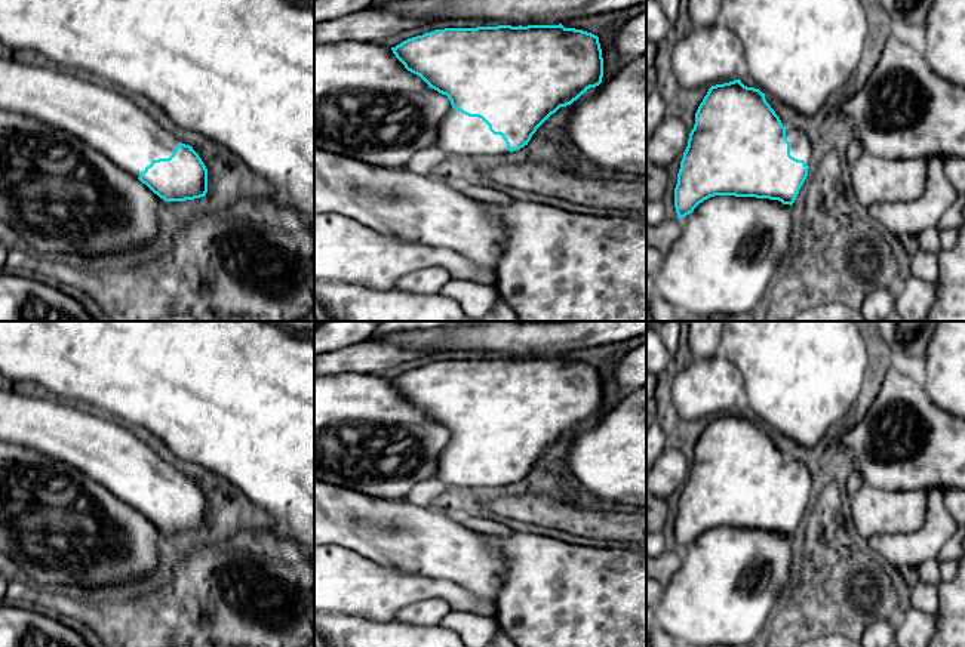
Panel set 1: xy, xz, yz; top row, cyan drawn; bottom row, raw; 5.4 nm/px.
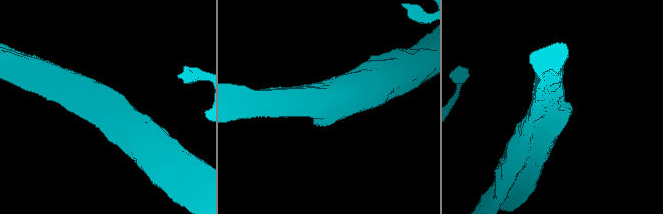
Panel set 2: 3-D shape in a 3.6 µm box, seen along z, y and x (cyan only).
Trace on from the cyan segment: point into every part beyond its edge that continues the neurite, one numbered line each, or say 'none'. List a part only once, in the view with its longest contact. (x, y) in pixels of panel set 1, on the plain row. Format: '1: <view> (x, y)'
1: xz (458, 467)

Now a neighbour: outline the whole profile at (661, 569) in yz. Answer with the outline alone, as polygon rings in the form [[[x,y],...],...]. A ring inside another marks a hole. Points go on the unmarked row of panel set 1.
[[[666,549],[658,557],[646,555],[646,577],[666,588],[682,566],[680,549]]]

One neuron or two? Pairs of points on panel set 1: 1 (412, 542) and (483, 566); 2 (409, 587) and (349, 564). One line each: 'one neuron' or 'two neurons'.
1: one neuron
2: one neuron

